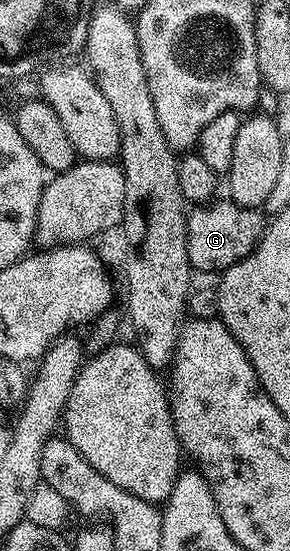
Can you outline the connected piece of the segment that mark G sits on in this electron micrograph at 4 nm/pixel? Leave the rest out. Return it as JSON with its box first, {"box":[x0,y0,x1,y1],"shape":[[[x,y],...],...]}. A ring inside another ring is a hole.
{"box":[186,198,266,274],"shape":[[[213,198],[207,204],[197,204],[187,213],[188,225],[186,226],[186,254],[188,255],[188,264],[197,273],[216,272],[223,274],[230,266],[234,266],[248,252],[252,251],[254,246],[264,237],[266,227],[266,216],[261,209],[243,208],[238,206],[231,198]]]}

